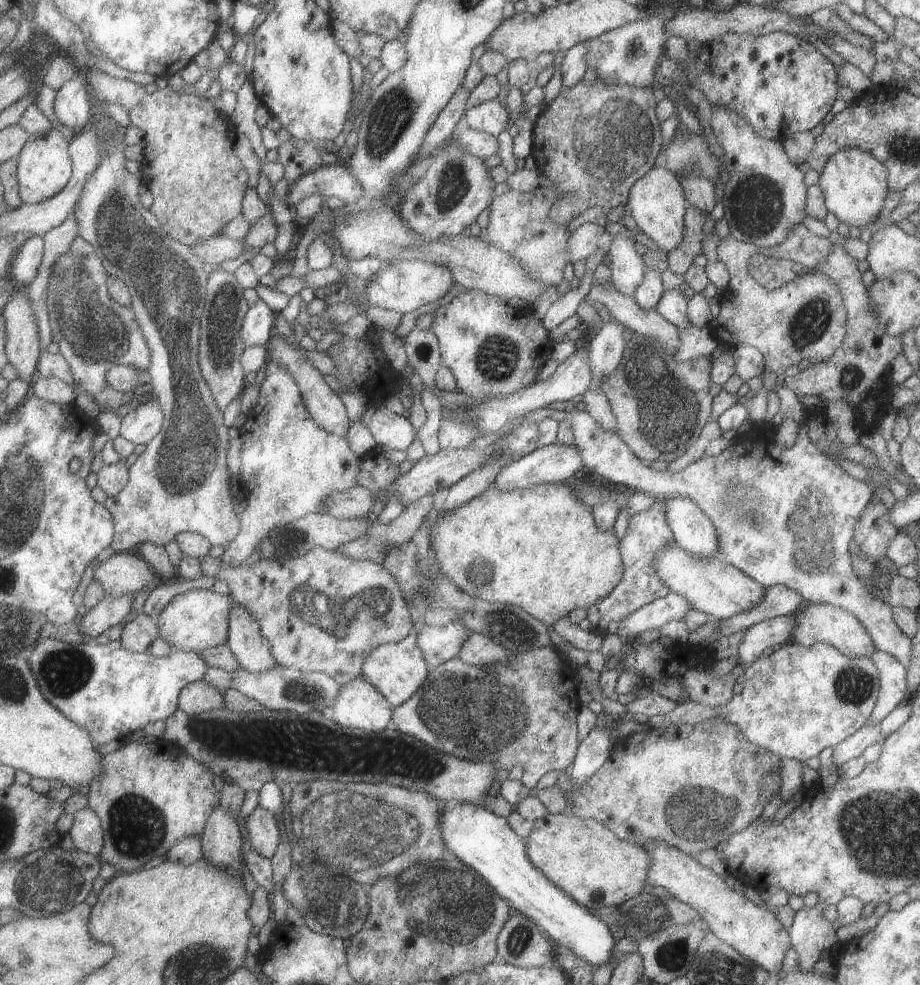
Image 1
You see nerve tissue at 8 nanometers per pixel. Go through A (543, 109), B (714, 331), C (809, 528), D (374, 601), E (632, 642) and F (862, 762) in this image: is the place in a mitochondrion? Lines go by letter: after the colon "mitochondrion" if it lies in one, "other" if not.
A: other
B: other
C: mitochondrion
D: mitochondrion
E: other
F: other

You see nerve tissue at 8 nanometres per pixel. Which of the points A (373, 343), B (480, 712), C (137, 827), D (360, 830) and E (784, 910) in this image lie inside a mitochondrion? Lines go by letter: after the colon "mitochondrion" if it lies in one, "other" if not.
A: other
B: mitochondrion
C: mitochondrion
D: mitochondrion
E: other

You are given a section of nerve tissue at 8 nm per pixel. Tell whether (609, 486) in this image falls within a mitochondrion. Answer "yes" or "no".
no

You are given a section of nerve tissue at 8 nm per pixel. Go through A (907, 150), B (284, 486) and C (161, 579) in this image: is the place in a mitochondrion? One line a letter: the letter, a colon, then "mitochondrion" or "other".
A: mitochondrion
B: other
C: other

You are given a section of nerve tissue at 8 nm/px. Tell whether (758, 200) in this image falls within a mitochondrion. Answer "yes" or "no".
yes

